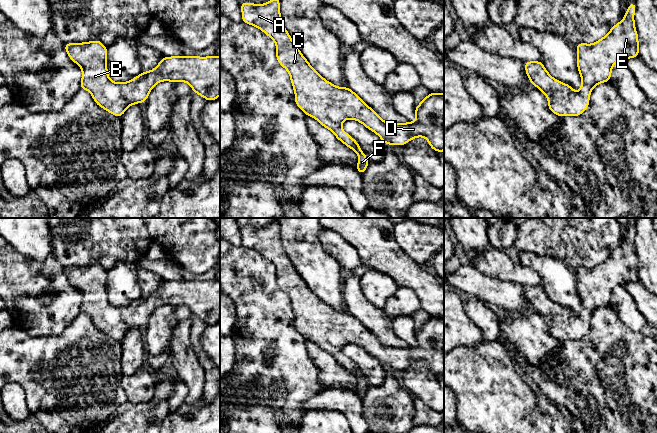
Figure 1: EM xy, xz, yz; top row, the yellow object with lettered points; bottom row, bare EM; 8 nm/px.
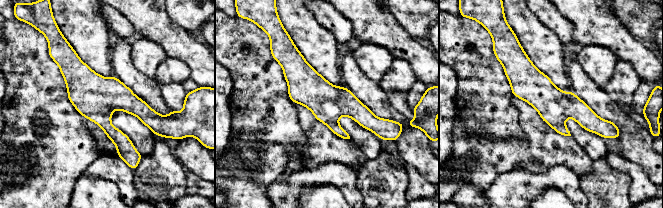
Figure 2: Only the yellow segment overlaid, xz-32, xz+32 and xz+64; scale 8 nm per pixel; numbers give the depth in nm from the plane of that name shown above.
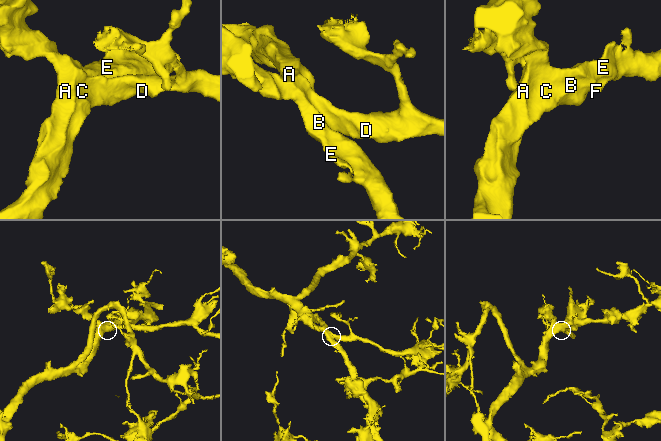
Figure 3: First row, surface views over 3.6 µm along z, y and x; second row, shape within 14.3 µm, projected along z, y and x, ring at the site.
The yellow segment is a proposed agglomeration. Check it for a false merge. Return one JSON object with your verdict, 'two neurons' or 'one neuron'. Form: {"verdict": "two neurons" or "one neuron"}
{"verdict": "one neuron"}

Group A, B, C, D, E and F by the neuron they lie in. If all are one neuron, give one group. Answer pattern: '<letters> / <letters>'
A B C D E F

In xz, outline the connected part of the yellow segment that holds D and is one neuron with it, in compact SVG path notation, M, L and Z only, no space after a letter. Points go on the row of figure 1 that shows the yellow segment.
M279 0L258 5L244 2L240 7L242 22L259 28L275 42L276 58L290 75L295 104L357 153L356 169L361 175L370 161L357 141L342 130L346 119L362 123L386 145L406 145L414 138L425 137L437 153L444 151L444 93L430 92L415 107L415 122L386 122L355 92L330 83L309 64L283 24Z

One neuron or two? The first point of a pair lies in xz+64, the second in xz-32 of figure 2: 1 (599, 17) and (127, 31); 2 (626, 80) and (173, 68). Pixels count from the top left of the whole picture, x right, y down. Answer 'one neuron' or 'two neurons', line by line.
1: two neurons
2: one neuron

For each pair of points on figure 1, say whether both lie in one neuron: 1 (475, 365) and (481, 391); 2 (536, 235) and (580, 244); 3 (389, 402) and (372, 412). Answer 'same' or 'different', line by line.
1: same
2: same
3: same

